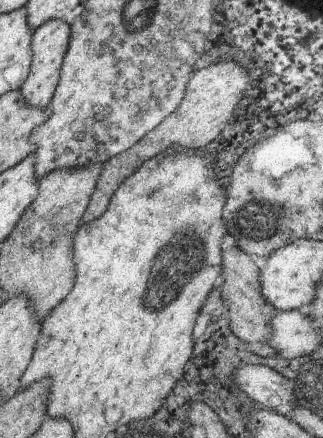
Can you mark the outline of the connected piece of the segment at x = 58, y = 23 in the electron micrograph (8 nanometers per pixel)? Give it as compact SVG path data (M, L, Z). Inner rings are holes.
M48 20L47 23L35 29L32 39L32 52L34 58L31 62L31 74L20 88L24 100L36 108L48 107L54 98L56 87L59 83L62 63L68 50L68 38L70 38L70 26L64 20Z

